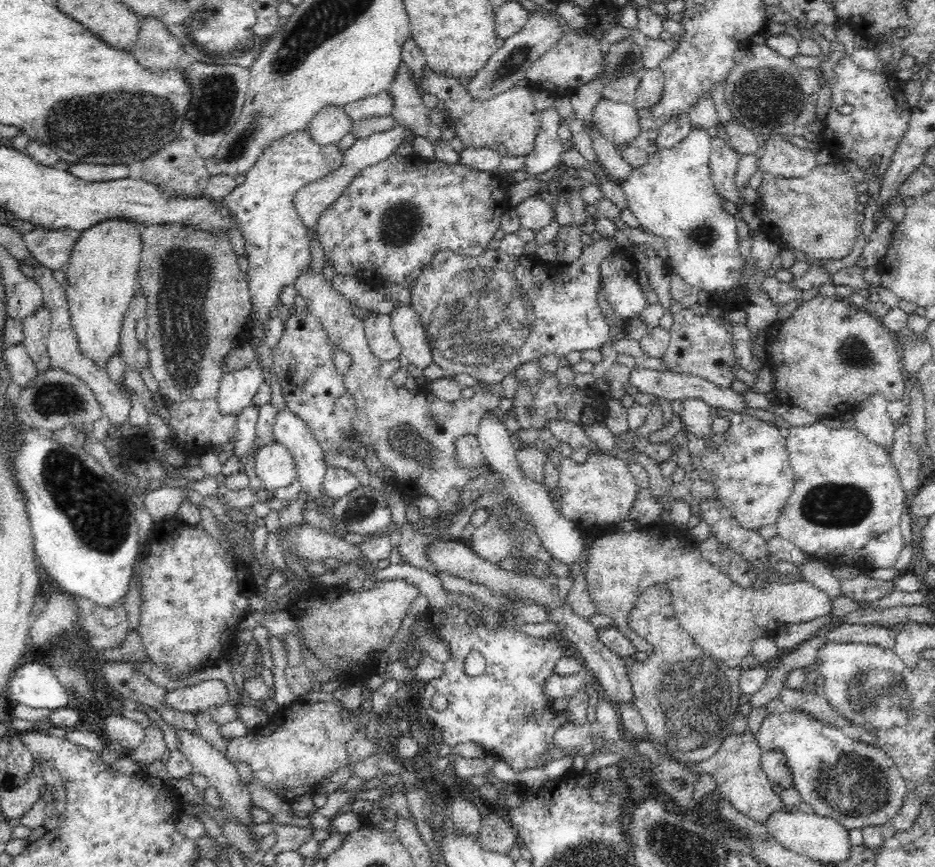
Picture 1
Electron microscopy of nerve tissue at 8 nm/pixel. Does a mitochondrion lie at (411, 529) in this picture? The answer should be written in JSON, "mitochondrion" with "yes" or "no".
{"mitochondrion":"no"}

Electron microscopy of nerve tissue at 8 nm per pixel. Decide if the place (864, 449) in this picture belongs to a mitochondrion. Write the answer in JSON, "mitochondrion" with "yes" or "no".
{"mitochondrion":"no"}

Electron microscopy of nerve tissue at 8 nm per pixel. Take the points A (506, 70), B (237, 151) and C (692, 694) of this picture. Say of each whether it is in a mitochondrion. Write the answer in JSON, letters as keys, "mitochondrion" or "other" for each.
{"A":"mitochondrion","B":"mitochondrion","C":"mitochondrion"}

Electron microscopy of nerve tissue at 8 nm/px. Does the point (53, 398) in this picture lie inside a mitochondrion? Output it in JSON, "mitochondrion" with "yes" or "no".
{"mitochondrion":"yes"}

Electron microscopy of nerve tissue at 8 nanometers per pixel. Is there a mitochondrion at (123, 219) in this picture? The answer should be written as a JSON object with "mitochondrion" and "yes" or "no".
{"mitochondrion":"no"}

